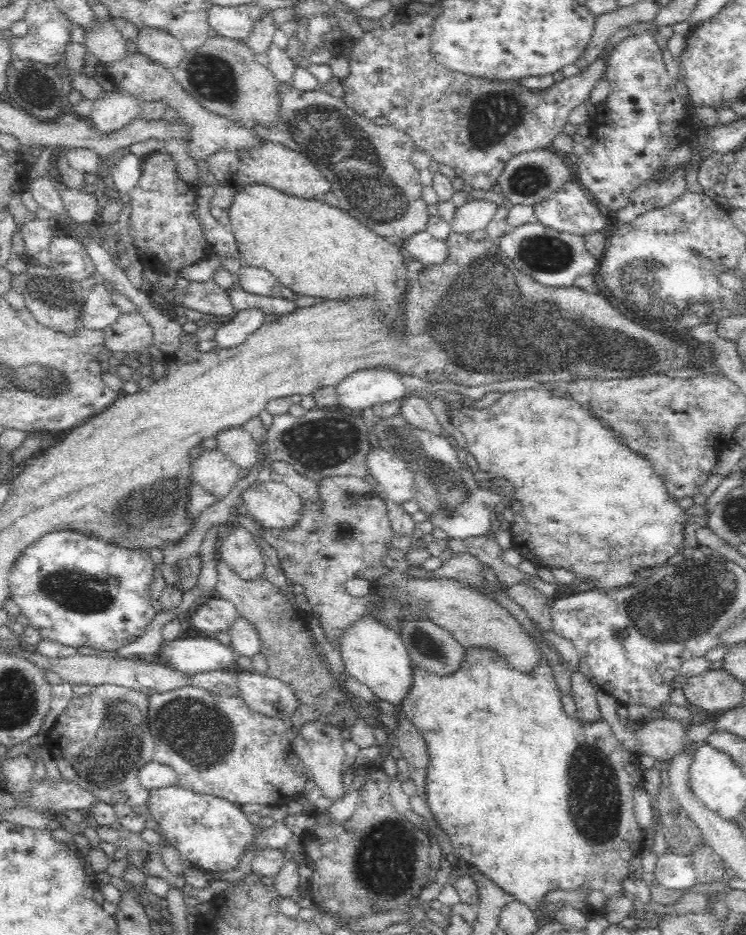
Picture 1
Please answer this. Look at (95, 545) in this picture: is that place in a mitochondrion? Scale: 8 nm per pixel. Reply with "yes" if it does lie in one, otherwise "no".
yes

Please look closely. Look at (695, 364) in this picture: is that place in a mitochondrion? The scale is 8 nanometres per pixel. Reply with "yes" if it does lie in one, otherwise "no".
no

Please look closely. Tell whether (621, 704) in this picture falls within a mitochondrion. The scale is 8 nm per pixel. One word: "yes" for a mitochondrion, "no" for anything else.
no

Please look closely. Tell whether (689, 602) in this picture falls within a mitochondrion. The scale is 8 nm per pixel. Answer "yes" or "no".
yes

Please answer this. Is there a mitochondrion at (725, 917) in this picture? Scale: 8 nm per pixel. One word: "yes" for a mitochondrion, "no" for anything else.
no

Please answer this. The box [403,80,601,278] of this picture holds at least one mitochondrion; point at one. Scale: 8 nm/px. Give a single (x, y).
(491, 115)

